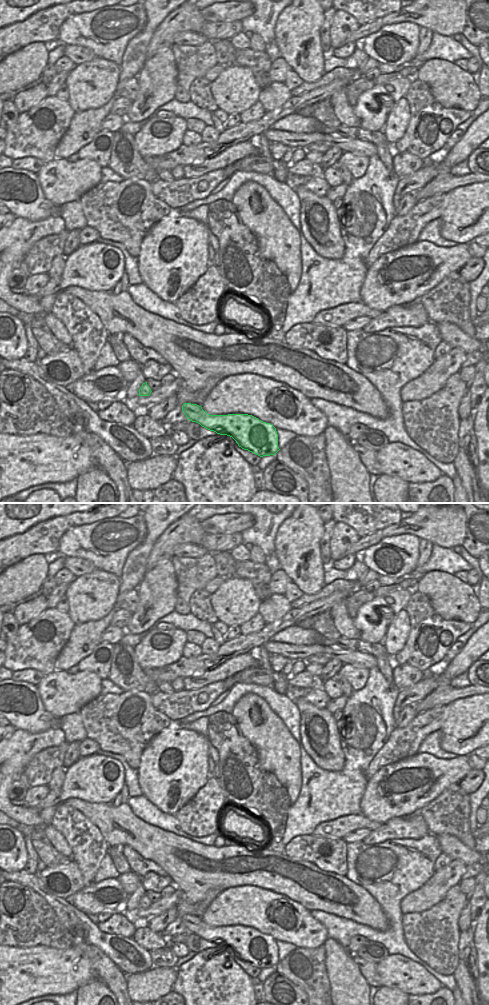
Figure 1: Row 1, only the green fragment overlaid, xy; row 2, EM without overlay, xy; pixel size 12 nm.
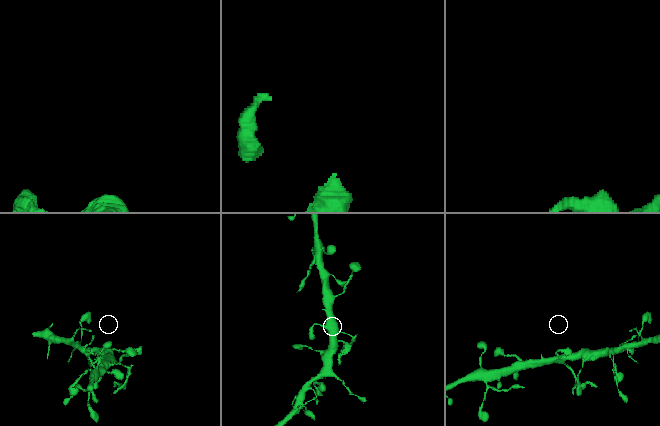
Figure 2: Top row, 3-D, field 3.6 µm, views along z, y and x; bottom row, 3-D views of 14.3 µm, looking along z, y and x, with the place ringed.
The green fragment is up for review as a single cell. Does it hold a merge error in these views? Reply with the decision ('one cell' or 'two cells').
one cell

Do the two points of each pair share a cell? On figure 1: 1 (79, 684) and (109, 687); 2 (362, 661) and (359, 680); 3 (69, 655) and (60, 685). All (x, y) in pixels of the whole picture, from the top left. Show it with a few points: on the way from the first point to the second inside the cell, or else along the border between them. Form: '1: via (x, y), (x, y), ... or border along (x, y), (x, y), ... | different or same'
1: border along (102, 680), (100, 694) | different
2: border along (343, 663), (369, 669) | different
3: border along (55, 669), (65, 671) | different

